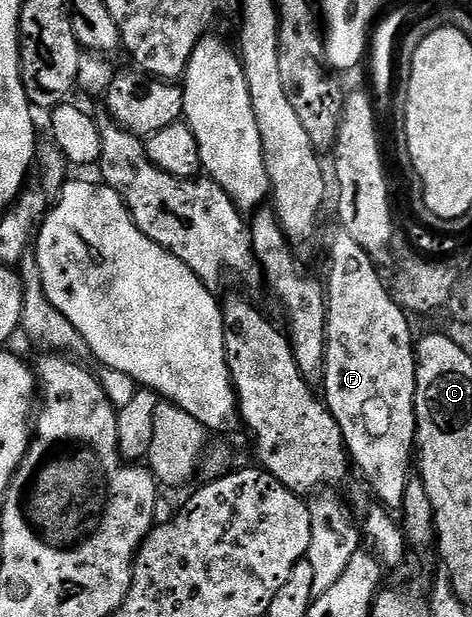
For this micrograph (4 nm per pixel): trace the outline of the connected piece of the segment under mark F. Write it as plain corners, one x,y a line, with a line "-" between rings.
337,231
328,245
328,261
332,266
328,269
328,281
326,277
326,296
328,299
328,326
326,327
326,363
324,364
324,380
322,389
328,392
326,404
338,427
344,436
344,447
348,450
351,464
364,476
366,484
372,488
372,493
377,502
389,511
396,511
404,504
406,483
414,469
414,450
416,448
416,347
414,336
412,337
412,325
409,314
405,313
397,303
395,296
384,286
380,273
376,270
377,262
359,243
346,232

